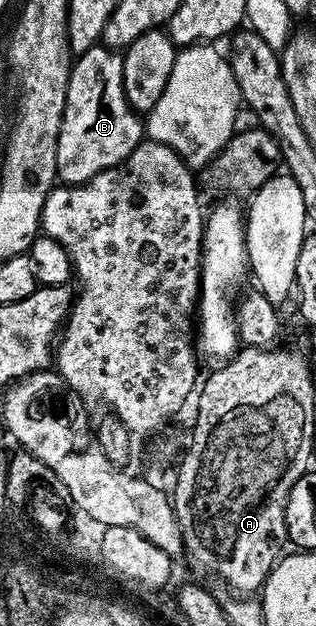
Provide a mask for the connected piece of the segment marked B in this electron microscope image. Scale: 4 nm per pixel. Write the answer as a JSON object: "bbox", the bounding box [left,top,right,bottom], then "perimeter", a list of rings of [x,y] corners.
{"bbox":[57,43,146,183],"perimeter":[[[97,43],[75,58],[72,73],[68,77],[66,107],[62,127],[58,135],[57,178],[64,183],[83,183],[98,175],[103,169],[110,169],[126,160],[132,150],[140,144],[146,129],[136,110],[128,105],[124,94],[124,58],[117,50]]]}

